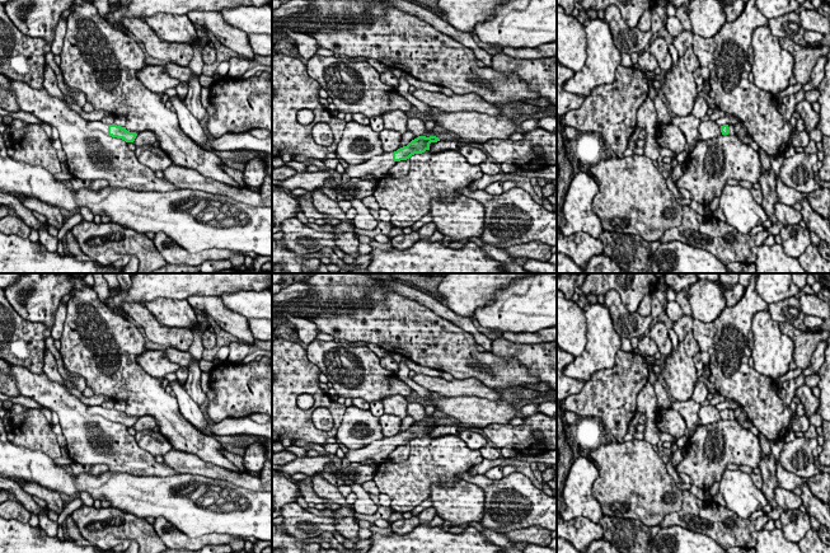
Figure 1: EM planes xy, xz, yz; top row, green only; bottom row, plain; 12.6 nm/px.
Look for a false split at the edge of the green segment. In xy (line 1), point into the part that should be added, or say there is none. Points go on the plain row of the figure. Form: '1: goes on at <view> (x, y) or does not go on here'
1: goes on at xy (93, 409)

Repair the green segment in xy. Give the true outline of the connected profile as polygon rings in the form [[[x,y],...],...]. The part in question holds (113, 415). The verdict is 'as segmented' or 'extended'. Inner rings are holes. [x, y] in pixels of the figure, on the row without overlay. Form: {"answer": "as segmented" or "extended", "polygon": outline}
{"answer": "extended", "polygon": [[[89,406],[88,412],[90,414],[99,414],[112,422],[122,423],[126,427],[133,427],[137,418],[136,417],[130,417],[126,414],[126,412],[121,412],[117,409],[105,409],[100,406]]]}

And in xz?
{"answer": "extended", "polygon": [[[418,421],[407,431],[403,431],[394,437],[384,437],[383,440],[371,442],[364,449],[350,450],[344,454],[344,458],[350,463],[362,463],[366,459],[372,459],[379,464],[388,461],[389,454],[393,453],[398,446],[407,445],[414,439],[422,439],[426,435],[430,435],[430,428],[437,426],[440,426],[440,423],[436,421]]]}

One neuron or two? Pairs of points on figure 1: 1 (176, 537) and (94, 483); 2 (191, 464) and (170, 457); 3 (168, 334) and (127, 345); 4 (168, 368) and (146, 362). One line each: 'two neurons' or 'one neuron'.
1: two neurons
2: one neuron
3: two neurons
4: one neuron

